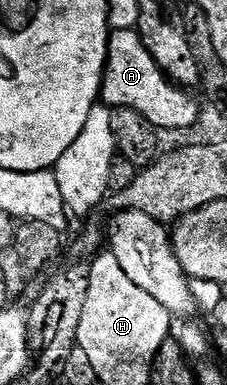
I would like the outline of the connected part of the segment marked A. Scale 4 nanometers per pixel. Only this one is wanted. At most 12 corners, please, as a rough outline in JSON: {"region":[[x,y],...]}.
{"region":[[136,29],[109,34],[100,100],[154,129],[189,129],[203,105],[174,85]]}

